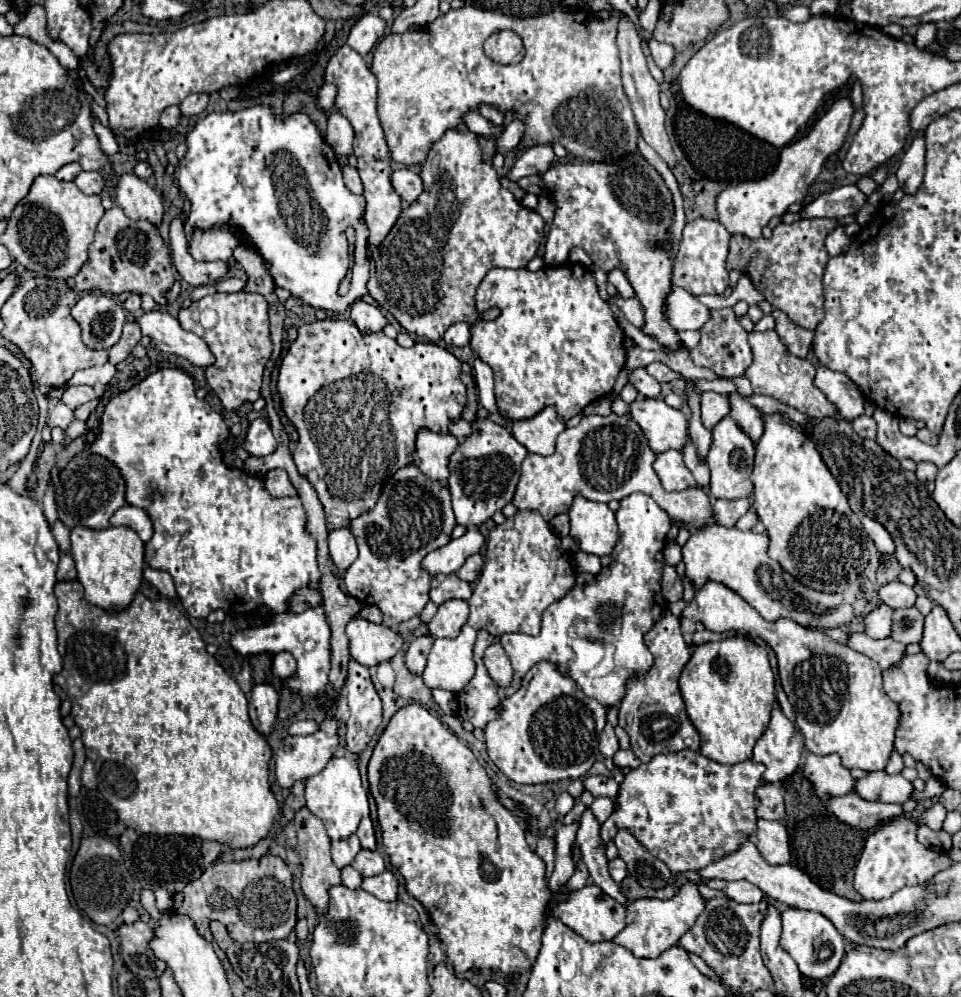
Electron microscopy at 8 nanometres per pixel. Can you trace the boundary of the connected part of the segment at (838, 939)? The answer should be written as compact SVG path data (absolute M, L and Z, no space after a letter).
M786 908L784 912L780 912L780 918L782 918L780 946L794 958L800 972L808 978L818 980L832 976L844 958L844 938L834 928L834 924L820 912L800 908Z

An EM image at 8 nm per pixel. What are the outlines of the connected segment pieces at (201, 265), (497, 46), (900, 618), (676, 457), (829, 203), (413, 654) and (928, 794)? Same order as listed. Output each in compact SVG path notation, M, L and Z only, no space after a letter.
M178 217L170 222L170 248L172 248L172 260L177 271L190 286L218 282L230 270L228 262L197 262L192 258L184 234L184 221Z
M498 32L492 34L484 42L484 52L490 60L498 64L516 64L524 58L524 46L522 38L514 32Z
M898 608L892 614L892 638L902 644L916 644L922 640L924 616L916 608Z
M666 450L666 452L658 454L658 458L654 462L654 470L660 476L662 486L668 492L672 492L672 490L682 492L682 490L696 486L692 472L684 464L682 450Z
M856 184L840 186L820 194L802 210L802 218L846 218L856 214L866 202L864 192Z
M418 636L412 640L408 652L406 652L406 666L414 672L414 674L422 674L422 670L426 668L426 658L428 652L434 644L434 636Z
M930 778L928 782L926 782L926 790L922 790L922 792L914 792L914 800L922 800L922 798L932 798L932 796L936 796L936 794L942 794L944 792L944 784L938 780L938 778Z

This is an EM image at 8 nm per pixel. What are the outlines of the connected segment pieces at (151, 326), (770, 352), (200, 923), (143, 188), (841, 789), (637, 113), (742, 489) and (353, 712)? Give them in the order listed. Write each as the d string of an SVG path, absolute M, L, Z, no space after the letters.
M146 312L138 318L138 324L142 328L142 334L150 336L158 350L182 356L200 368L214 364L214 354L210 352L208 344L194 332L180 328L178 320L168 312Z
M752 330L748 334L748 342L752 348L752 364L746 368L746 378L752 382L754 394L768 394L778 398L784 404L790 404L792 408L800 410L802 414L810 416L810 418L826 418L826 416L834 416L836 408L826 400L826 396L814 386L814 374L816 368L808 362L802 360L794 354L790 354L786 350L786 346L782 344L780 336L776 334L776 330L766 330L766 332L756 332Z
M266 854L258 860L242 860L242 862L216 860L198 880L186 884L186 888L182 892L174 894L174 912L192 918L198 932L210 944L214 944L212 934L208 930L210 920L222 922L228 928L232 940L236 940L236 942L266 942L266 940L286 938L292 932L292 928L296 926L296 896L292 890L292 874L282 858L270 856L270 854Z
M124 174L118 178L116 206L120 206L130 220L148 220L154 226L160 226L164 216L162 196L136 174Z
M808 754L804 764L804 776L814 784L814 790L822 800L846 796L854 792L856 784L856 778L848 768L842 766L838 754Z
M610 8L610 16L620 16L618 20L618 34L616 34L616 44L618 44L618 50L620 50L620 62L622 62L622 84L624 84L624 92L630 100L630 106L632 106L632 112L634 112L634 118L636 118L636 124L640 128L640 134L642 138L664 158L664 162L668 166L674 166L676 164L676 158L672 154L672 148L670 148L670 140L668 140L668 134L664 130L664 118L666 118L666 112L664 108L660 106L658 102L658 92L660 92L660 86L658 82L652 78L650 70L648 70L648 62L646 62L646 56L644 56L644 50L642 50L642 44L640 44L640 36L636 32L636 26L634 22L630 20L630 16L626 16L624 12L618 12L618 10L612 10Z
M722 418L714 428L712 428L712 442L710 450L706 456L706 462L710 466L710 496L712 498L748 498L752 492L752 482L750 474L754 468L754 444L752 440L738 428L738 424L732 418Z
M350 660L348 668L346 700L350 708L346 750L360 754L366 750L368 742L374 738L376 730L382 724L382 702L378 692L374 690L368 668L354 660Z

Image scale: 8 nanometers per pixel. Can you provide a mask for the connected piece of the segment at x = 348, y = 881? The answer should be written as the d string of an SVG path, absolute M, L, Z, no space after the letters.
M344 866L340 870L340 874L342 874L342 884L348 886L348 888L358 888L360 882L362 882L362 876L352 866Z

